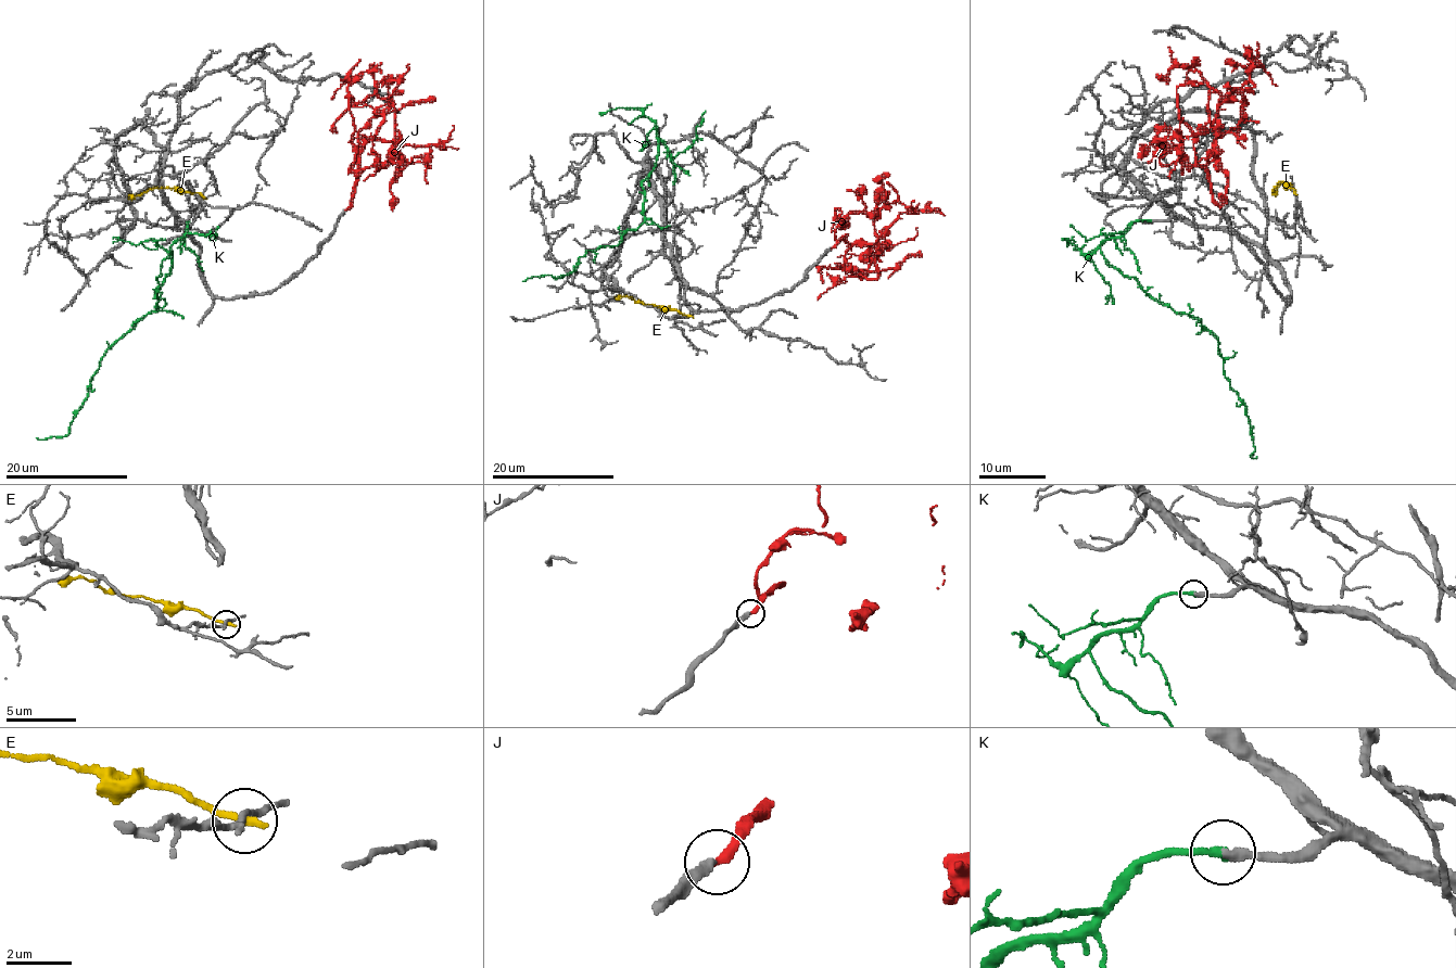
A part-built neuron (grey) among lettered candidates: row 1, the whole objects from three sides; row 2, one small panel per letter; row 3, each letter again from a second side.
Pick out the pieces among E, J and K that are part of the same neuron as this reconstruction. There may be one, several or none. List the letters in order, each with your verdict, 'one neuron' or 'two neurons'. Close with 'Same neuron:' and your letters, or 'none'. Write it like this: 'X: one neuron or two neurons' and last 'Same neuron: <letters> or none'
E: two neurons
J: two neurons
K: one neuron
Same neuron: K

